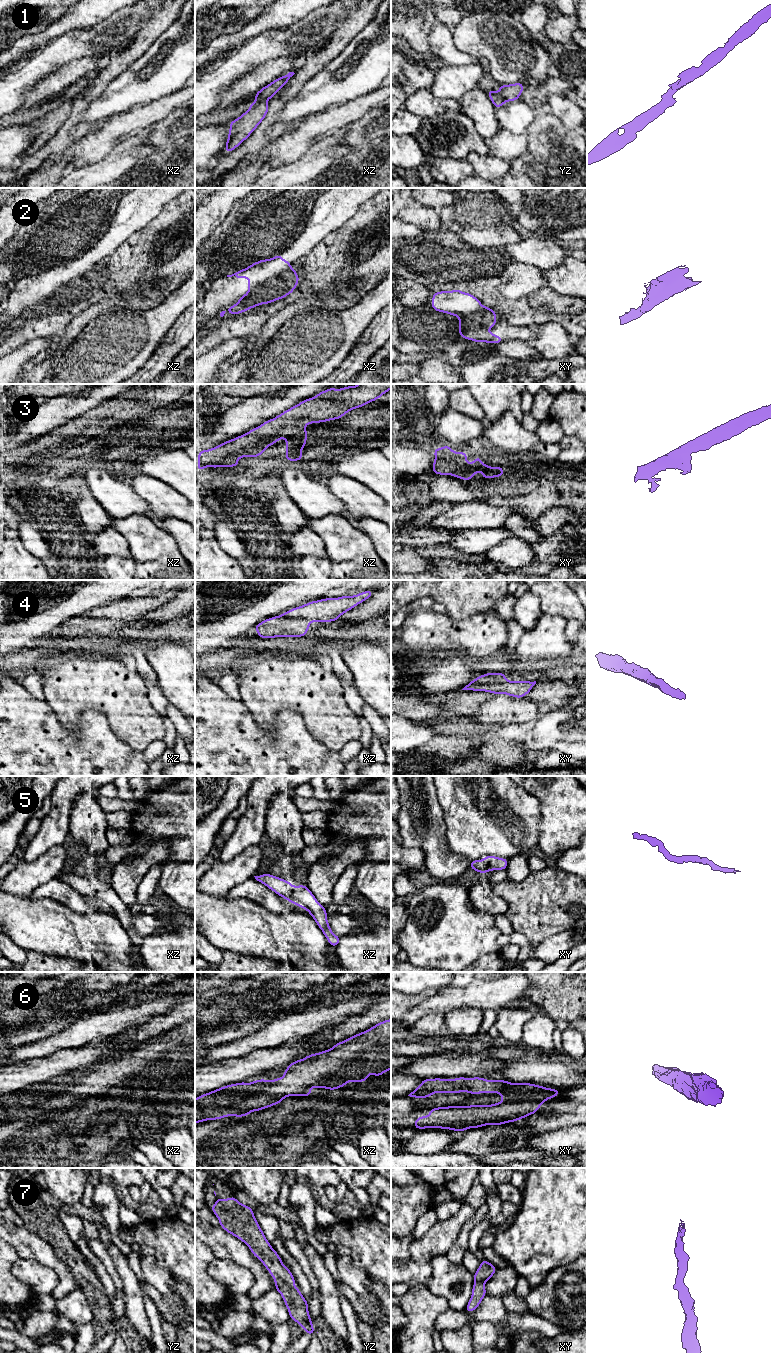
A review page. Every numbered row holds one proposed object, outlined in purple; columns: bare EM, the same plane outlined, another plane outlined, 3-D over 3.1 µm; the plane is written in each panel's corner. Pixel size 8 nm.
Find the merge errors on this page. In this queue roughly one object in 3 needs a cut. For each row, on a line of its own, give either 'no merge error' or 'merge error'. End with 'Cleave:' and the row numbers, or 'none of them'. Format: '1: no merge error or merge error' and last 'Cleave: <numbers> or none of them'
1: merge error
2: merge error
3: no merge error
4: no merge error
5: no merge error
6: no merge error
7: no merge error
Cleave: 1, 2

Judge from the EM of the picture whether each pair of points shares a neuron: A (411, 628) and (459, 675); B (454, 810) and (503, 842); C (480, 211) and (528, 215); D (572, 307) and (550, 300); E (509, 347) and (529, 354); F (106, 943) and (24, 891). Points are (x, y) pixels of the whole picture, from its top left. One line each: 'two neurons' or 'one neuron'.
A: two neurons
B: one neuron
C: two neurons
D: one neuron
E: one neuron
F: two neurons

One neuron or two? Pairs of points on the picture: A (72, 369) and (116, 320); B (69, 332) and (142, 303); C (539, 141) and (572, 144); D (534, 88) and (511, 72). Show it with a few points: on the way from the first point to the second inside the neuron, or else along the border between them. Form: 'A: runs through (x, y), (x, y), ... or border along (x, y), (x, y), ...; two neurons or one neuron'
A: runs through (84, 357), (109, 332); one neuron
B: runs through (87, 316), (107, 305), (124, 303); one neuron
C: runs through (547, 139), (564, 139); one neuron
D: border along (547, 75), (541, 79), (529, 77), (523, 82); two neurons

